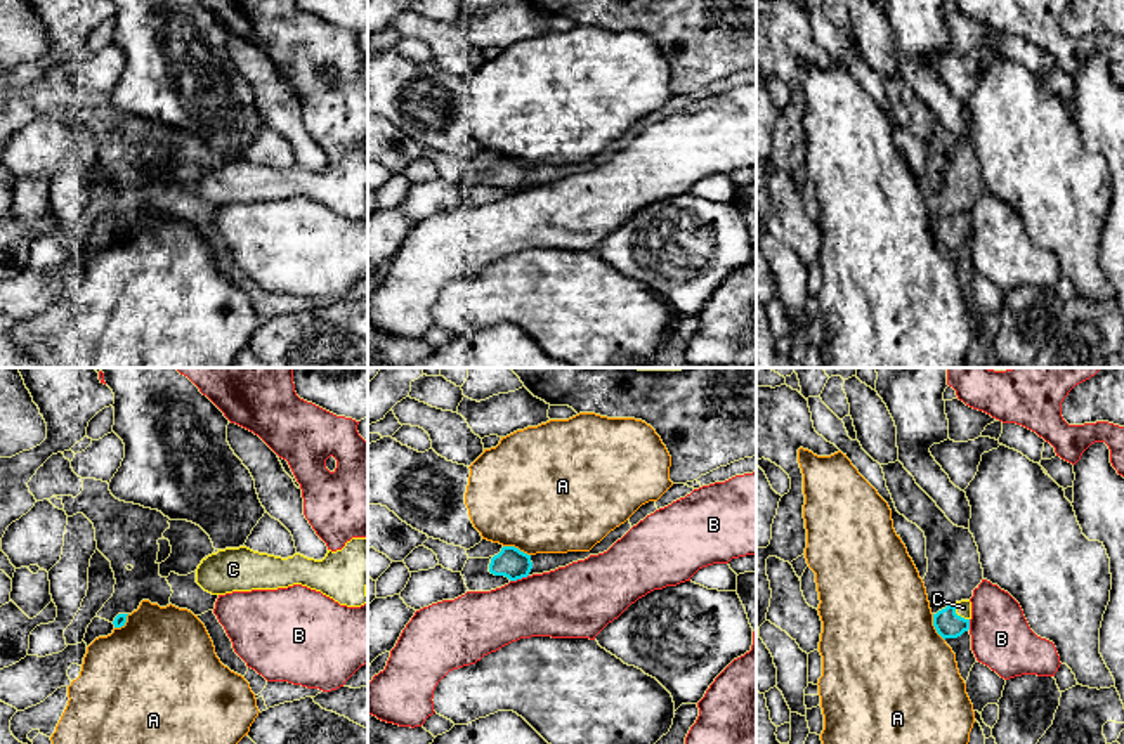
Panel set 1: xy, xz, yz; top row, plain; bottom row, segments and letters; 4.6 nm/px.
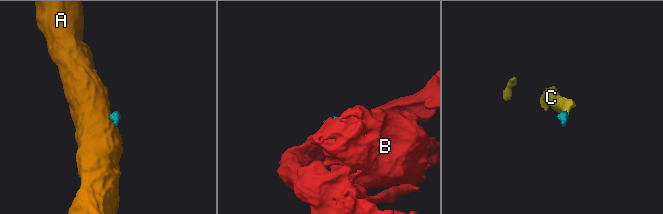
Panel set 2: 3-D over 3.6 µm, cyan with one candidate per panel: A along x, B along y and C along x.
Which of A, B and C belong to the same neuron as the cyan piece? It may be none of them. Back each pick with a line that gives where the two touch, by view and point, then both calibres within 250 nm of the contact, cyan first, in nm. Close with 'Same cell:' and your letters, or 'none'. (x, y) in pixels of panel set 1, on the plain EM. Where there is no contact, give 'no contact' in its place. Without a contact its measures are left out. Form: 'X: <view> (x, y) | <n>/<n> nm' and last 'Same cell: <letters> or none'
C: yz (956, 226) | 120/70 nm
Same cell: C

